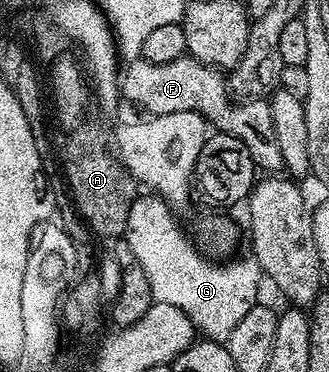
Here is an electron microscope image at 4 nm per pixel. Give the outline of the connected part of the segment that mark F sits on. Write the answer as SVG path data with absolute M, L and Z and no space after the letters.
M183 56L168 60L168 64L154 64L146 58L135 58L125 67L120 78L120 94L134 106L147 110L147 115L199 114L214 125L215 131L236 136L250 150L255 167L262 172L278 172L283 169L280 147L276 140L276 128L272 128L270 103L265 98L235 100L228 78L223 71L206 66L196 58Z

